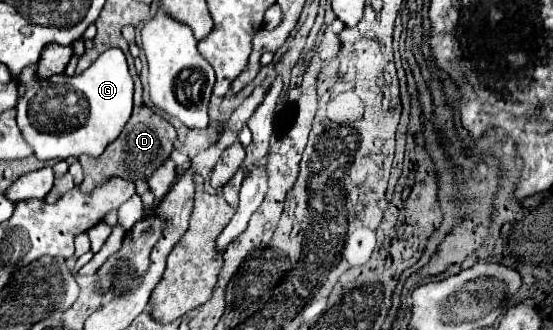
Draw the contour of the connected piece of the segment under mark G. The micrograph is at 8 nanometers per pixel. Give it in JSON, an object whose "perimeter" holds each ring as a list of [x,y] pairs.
{"perimeter":[[[110,48],[82,74],[82,76],[52,76],[48,80],[50,84],[64,84],[70,90],[82,94],[88,102],[88,118],[78,130],[66,130],[66,132],[50,132],[48,128],[42,128],[36,118],[32,118],[30,102],[40,90],[40,82],[36,82],[34,88],[26,92],[16,104],[18,110],[18,126],[26,138],[26,142],[32,146],[38,160],[66,160],[70,156],[100,156],[110,142],[114,142],[122,128],[126,126],[130,114],[132,114],[132,96],[134,96],[134,82],[128,72],[128,64],[124,58],[124,52],[118,48]]]}

